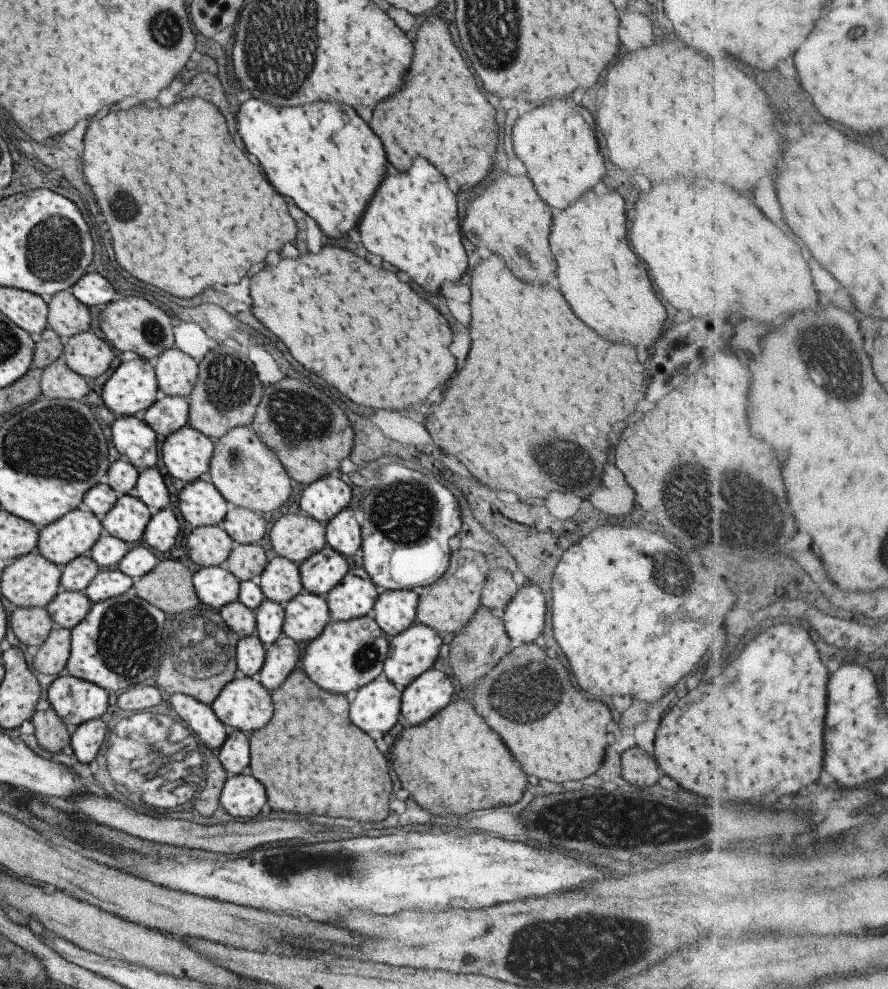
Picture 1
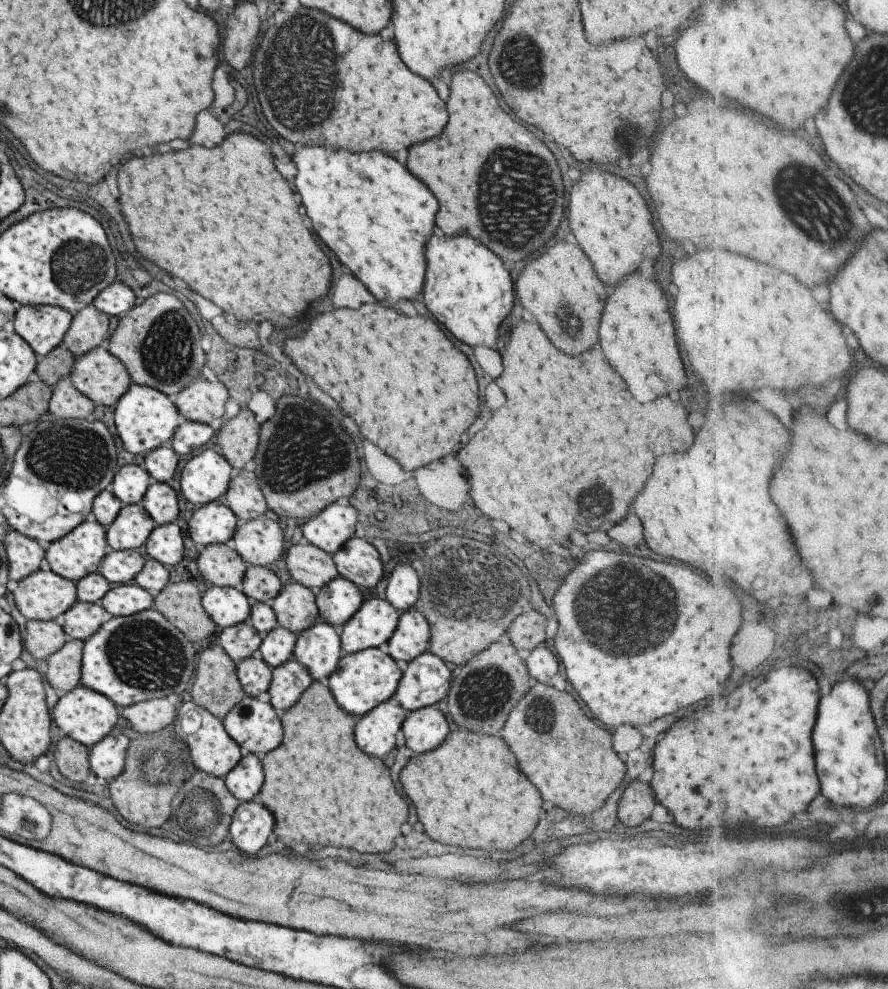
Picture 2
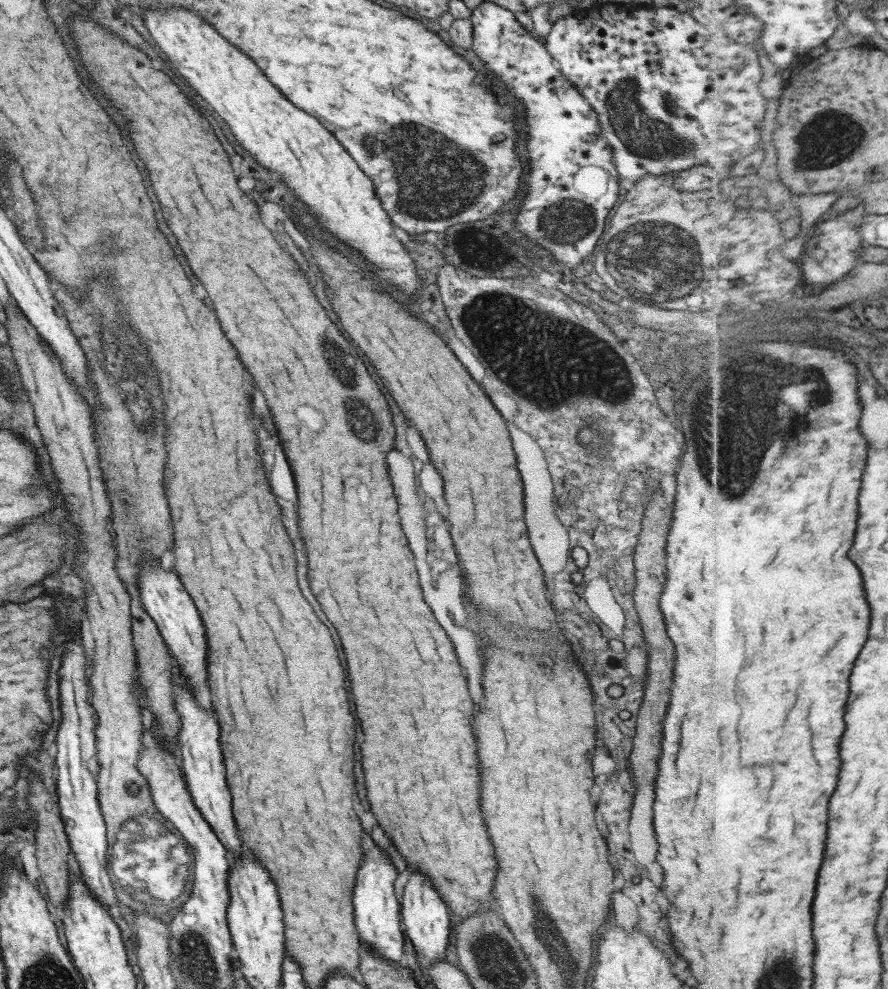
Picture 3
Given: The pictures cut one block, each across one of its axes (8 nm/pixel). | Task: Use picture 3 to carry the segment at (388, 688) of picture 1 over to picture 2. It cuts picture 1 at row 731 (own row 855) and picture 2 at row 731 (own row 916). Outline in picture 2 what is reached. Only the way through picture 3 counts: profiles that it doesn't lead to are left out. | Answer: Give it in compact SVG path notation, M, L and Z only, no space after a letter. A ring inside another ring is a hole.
M393 696L378 704L355 723L355 744L361 752L383 758L395 747L395 734L399 732L407 712Z

